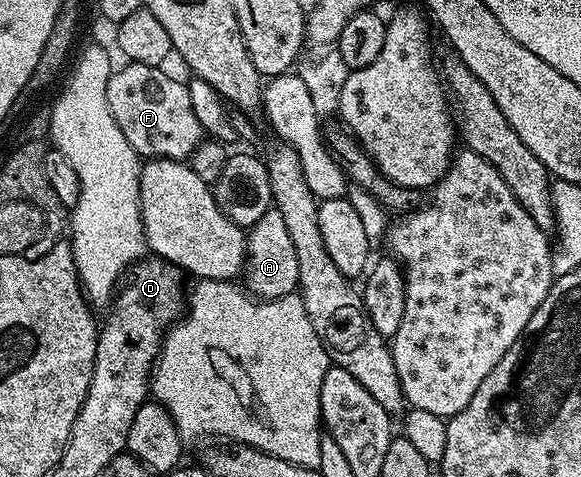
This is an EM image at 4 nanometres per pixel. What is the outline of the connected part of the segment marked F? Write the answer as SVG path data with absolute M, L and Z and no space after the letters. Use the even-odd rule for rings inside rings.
M126 61L125 66L118 65L113 75L107 80L107 108L111 108L111 116L115 116L115 124L119 124L119 132L127 136L127 144L135 148L142 159L175 158L188 159L189 154L203 140L203 131L199 119L195 116L195 108L191 108L191 96L188 85L184 81L164 74L161 66L148 66L138 62Z

